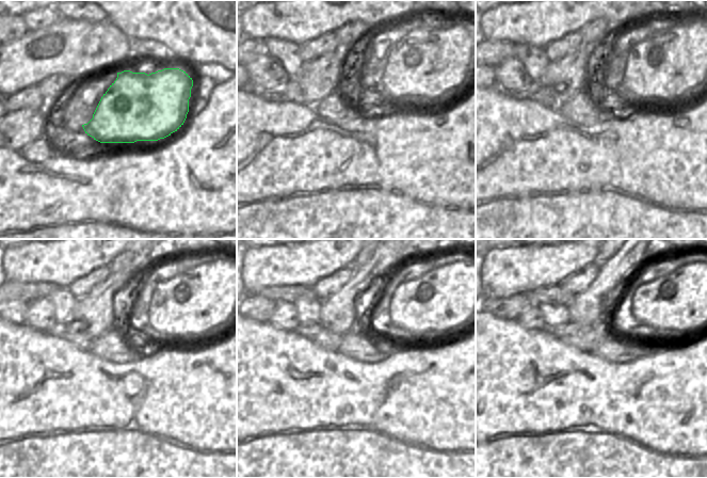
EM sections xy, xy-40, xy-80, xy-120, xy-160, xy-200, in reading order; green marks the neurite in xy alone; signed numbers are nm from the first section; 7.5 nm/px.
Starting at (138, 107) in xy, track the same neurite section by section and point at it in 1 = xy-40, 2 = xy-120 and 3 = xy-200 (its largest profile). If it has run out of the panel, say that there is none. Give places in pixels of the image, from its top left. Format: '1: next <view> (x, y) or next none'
1: next xy-40 (426, 63)
2: next xy-120 (189, 306)
3: next xy-200 (673, 302)

